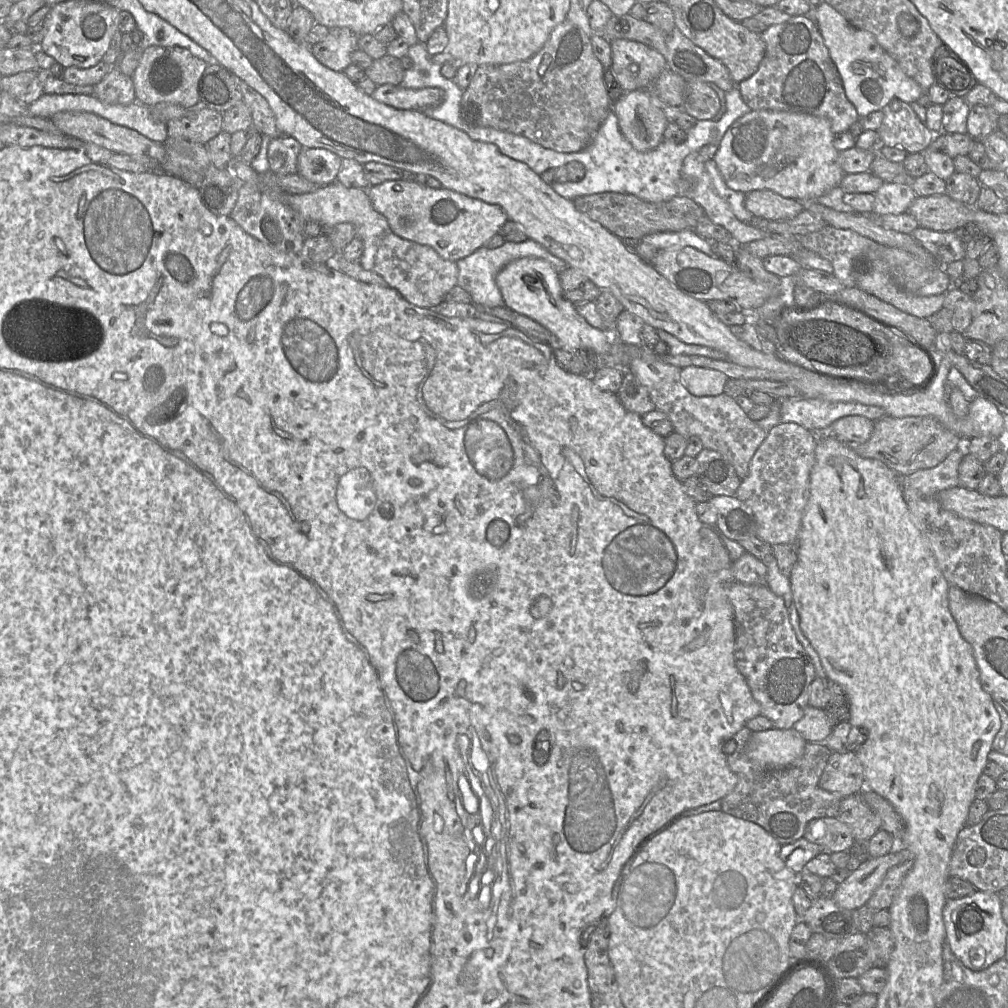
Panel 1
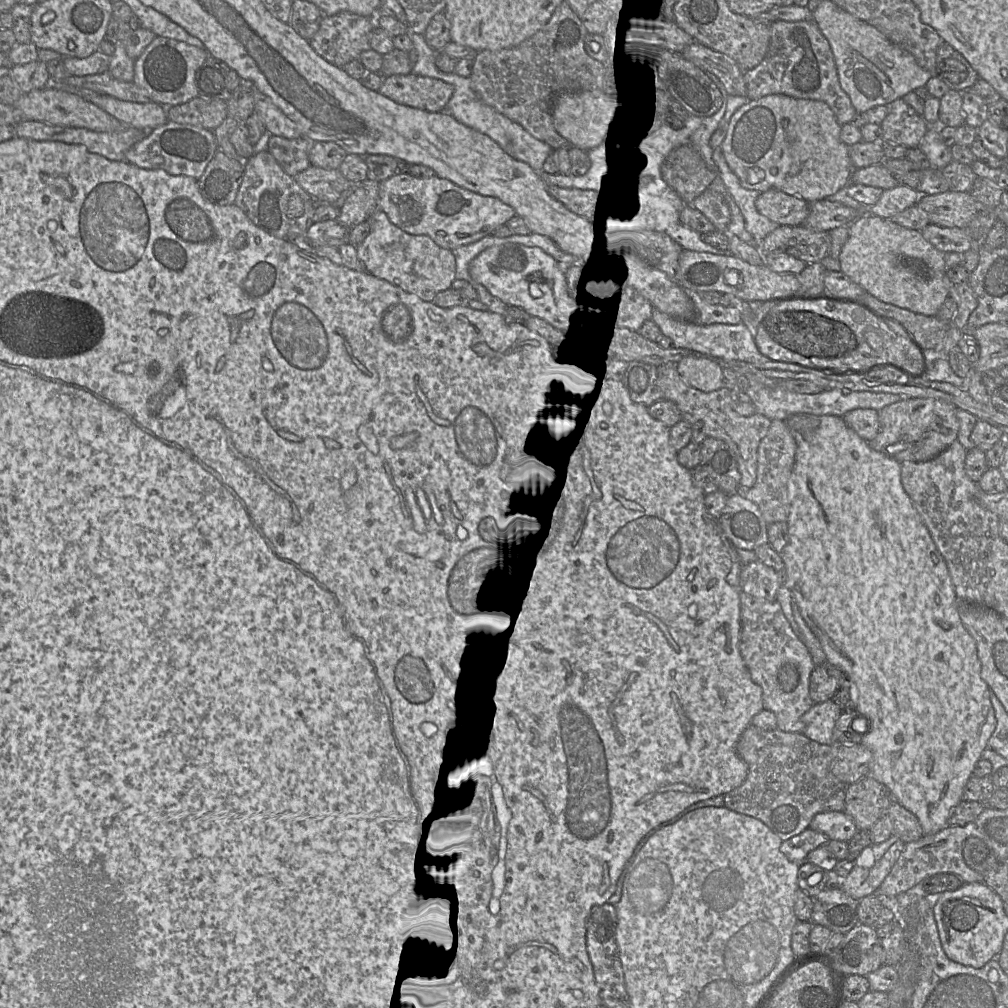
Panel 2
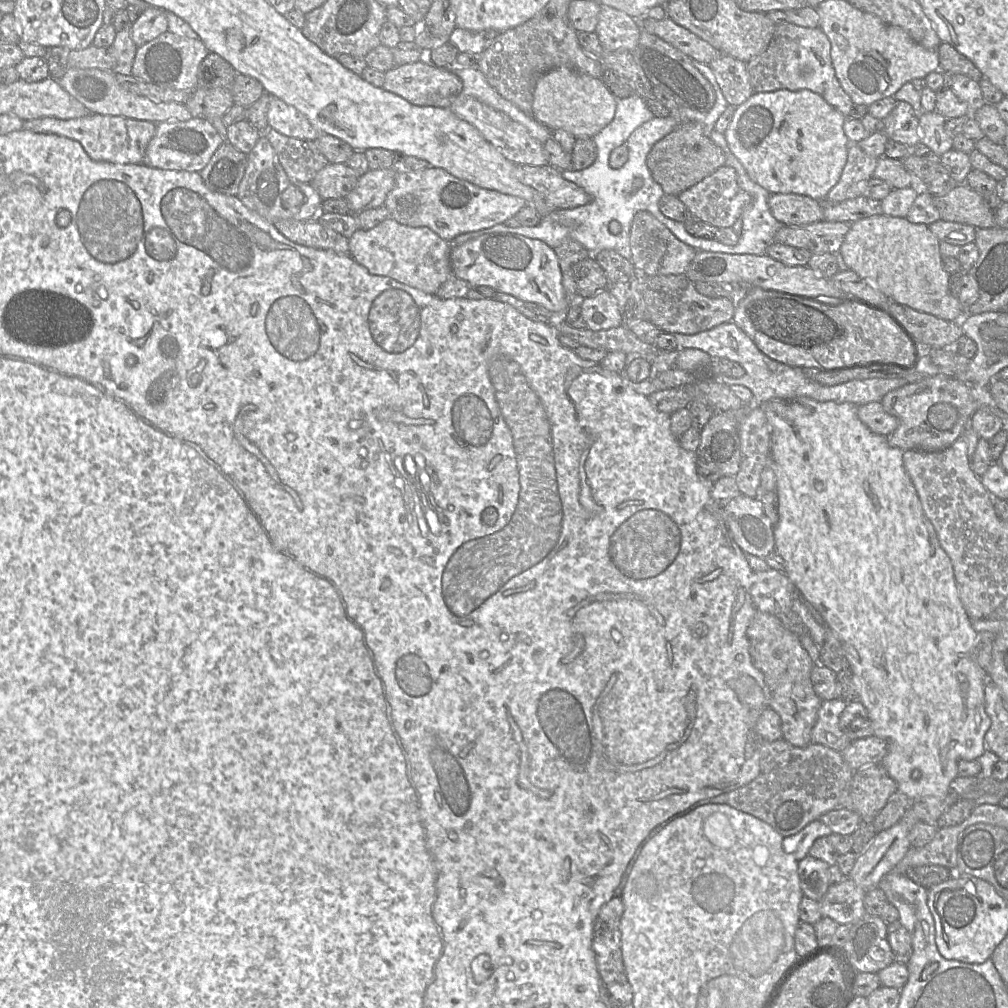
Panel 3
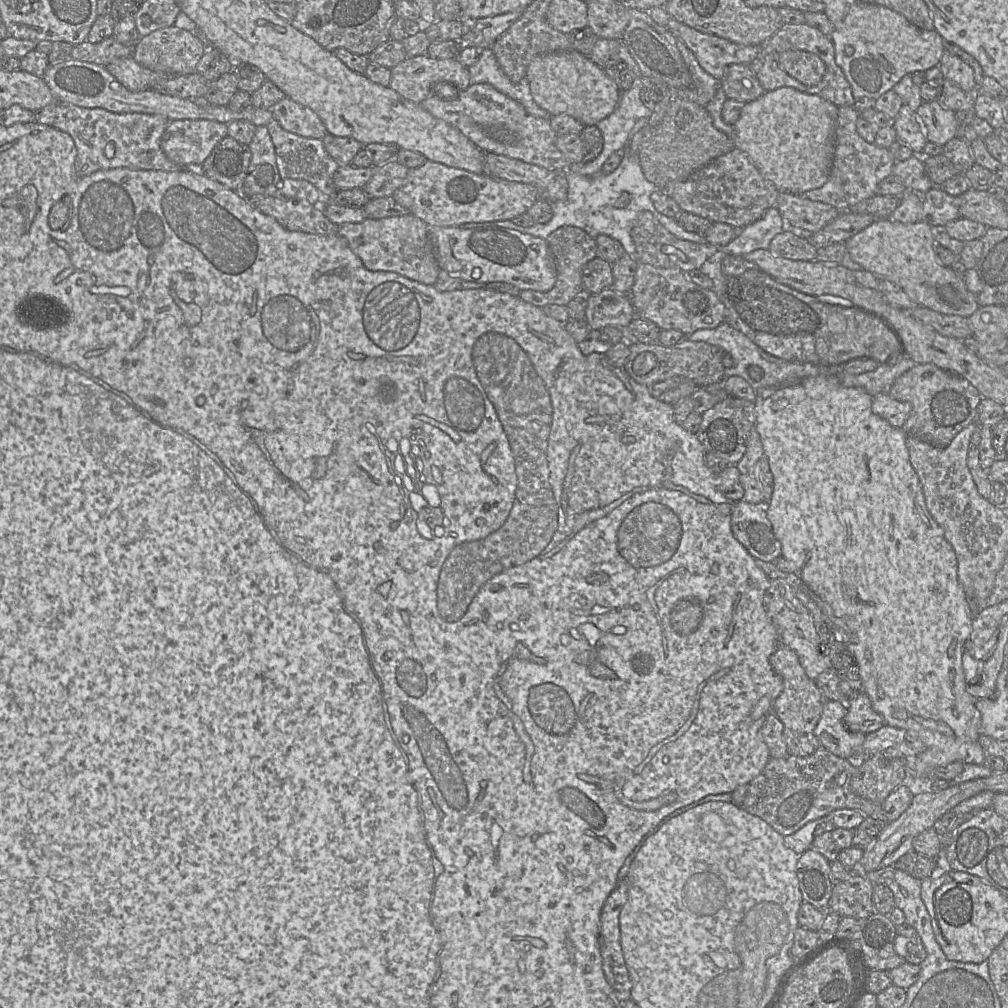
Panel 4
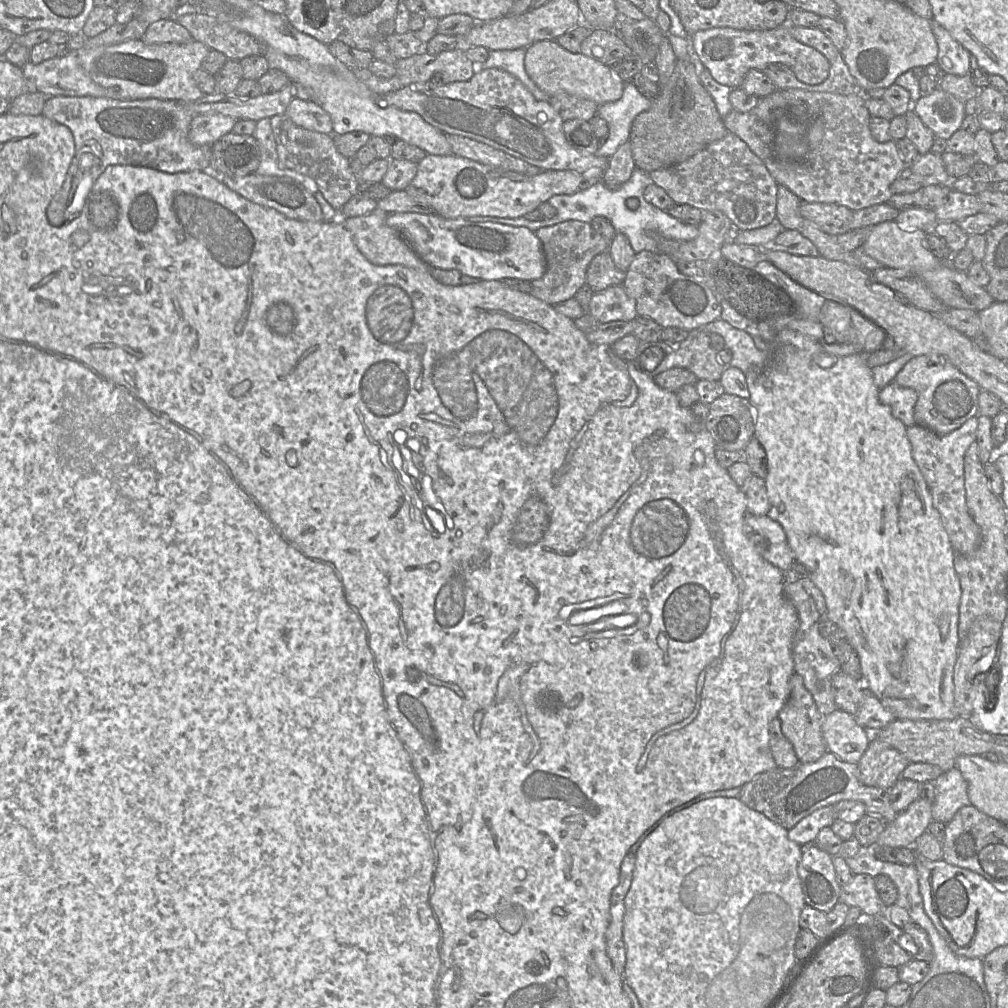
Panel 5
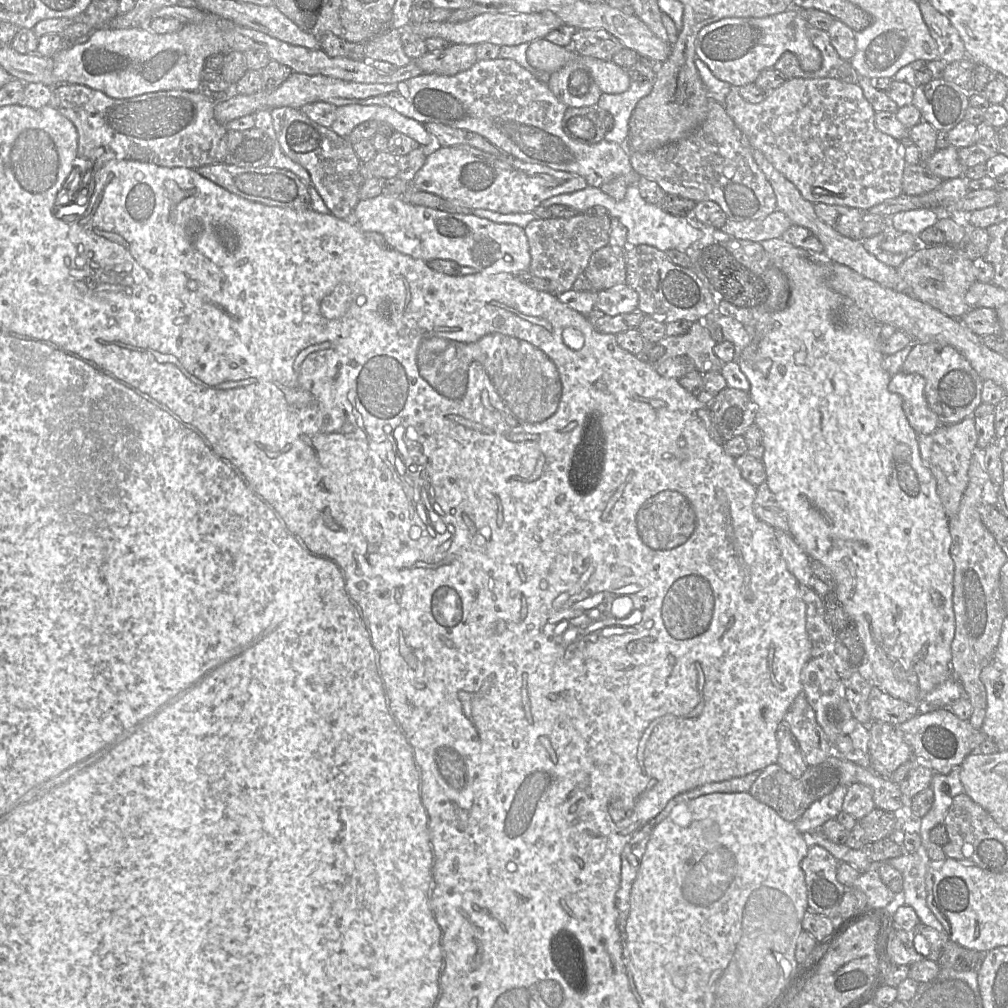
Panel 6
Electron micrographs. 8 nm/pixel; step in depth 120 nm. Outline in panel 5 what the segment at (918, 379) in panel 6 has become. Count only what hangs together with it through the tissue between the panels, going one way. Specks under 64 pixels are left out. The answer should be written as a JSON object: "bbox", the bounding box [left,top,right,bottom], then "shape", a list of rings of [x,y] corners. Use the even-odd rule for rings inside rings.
{"bbox":[879,382,918,427],"shape":[[[891,382],[879,392],[879,401],[890,407],[892,415],[906,427],[915,425],[914,407],[918,393],[912,388],[905,388]]]}

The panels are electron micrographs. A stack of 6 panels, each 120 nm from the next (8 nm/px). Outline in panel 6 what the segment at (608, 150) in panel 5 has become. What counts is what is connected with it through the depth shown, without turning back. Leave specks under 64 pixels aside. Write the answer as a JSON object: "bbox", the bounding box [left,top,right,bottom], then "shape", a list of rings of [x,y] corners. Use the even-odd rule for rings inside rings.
{"bbox":[597,80,654,145],"shape":[[[631,80],[629,88],[620,94],[602,93],[597,103],[602,110],[610,112],[614,118],[614,127],[605,134],[605,140],[625,145],[629,135],[629,119],[643,97],[647,96],[654,82],[635,82]]]}

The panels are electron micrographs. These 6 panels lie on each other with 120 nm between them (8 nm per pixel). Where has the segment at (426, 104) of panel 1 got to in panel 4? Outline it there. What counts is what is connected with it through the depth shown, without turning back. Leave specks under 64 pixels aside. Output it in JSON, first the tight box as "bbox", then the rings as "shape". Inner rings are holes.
{"bbox":[389,54,471,104],"shape":[[[427,54],[410,57],[391,68],[389,87],[419,104],[435,95],[433,87],[440,82],[452,83],[459,91],[467,89],[471,85],[468,67],[456,58],[435,59]]]}

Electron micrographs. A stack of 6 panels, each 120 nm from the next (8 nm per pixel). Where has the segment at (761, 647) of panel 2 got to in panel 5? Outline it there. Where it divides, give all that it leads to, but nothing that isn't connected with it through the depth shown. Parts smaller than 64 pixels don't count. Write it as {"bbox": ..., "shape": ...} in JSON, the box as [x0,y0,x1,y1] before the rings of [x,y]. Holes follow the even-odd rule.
{"bbox":[777,673,827,763],"shape":[[[793,673],[789,680],[789,695],[777,718],[781,723],[781,731],[792,744],[800,763],[817,761],[827,752],[821,726],[824,716],[819,712],[811,693],[806,689],[803,679]]]}

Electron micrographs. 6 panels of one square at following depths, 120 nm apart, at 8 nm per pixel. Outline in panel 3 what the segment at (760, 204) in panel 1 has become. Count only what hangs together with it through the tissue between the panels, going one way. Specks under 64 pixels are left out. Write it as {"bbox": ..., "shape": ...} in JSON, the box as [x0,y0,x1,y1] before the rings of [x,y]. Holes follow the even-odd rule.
{"bbox":[768,193,823,226],"shape":[[[795,193],[771,194],[768,205],[783,226],[804,226],[823,221],[821,201]]]}

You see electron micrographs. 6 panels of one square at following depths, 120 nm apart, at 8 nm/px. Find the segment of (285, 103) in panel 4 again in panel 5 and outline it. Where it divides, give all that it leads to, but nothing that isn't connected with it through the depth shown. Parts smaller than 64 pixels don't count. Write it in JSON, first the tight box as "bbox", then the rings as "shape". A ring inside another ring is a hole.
{"bbox":[284,99,333,134],"shape":[[[292,99],[284,114],[297,126],[324,134],[333,134],[330,115],[312,100]]]}

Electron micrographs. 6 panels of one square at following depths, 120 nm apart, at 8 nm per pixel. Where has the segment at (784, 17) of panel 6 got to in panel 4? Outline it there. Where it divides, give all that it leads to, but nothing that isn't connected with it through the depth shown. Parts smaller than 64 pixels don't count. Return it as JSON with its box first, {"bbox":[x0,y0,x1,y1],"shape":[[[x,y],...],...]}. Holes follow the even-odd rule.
{"bbox":[666,19,826,86],"shape":[[[669,19],[666,27],[683,40],[694,53],[700,66],[720,83],[725,69],[731,64],[750,64],[760,52],[760,45],[741,45],[718,36],[693,29],[676,19]],[[802,50],[781,52],[778,56],[778,66],[806,86],[819,84],[826,71],[825,63],[819,56]]]}

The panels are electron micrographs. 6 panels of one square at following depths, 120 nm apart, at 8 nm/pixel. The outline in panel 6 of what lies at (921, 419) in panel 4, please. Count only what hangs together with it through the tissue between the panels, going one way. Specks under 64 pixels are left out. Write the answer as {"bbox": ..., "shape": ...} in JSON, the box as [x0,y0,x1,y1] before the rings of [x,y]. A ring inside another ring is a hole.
{"bbox":[901,342,983,426],"shape":[[[938,342],[914,343],[901,372],[916,373],[925,379],[924,394],[927,404],[938,416],[942,426],[954,425],[973,416],[982,403],[983,380],[965,357],[950,345]]]}

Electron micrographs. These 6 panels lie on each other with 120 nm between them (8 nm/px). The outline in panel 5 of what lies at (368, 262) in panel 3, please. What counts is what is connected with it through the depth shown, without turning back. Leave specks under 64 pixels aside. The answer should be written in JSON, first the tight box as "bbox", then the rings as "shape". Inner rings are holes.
{"bbox":[343,208,430,272],"shape":[[[376,208],[372,213],[344,218],[343,224],[351,233],[354,243],[365,258],[374,265],[393,265],[400,264],[414,268],[422,272],[430,272],[430,267],[426,264],[410,247],[402,235],[394,228],[386,224],[388,213]]]}

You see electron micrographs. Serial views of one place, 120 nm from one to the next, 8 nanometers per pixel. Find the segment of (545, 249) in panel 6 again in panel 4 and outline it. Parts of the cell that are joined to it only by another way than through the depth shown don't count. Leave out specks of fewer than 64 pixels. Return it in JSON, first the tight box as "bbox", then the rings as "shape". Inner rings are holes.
{"bbox":[519,226,597,308],"shape":[[[562,226],[553,231],[546,241],[555,261],[556,283],[547,292],[521,290],[519,297],[525,302],[541,308],[549,304],[567,305],[576,295],[584,292],[582,270],[589,261],[597,256],[596,239],[578,227]]]}

